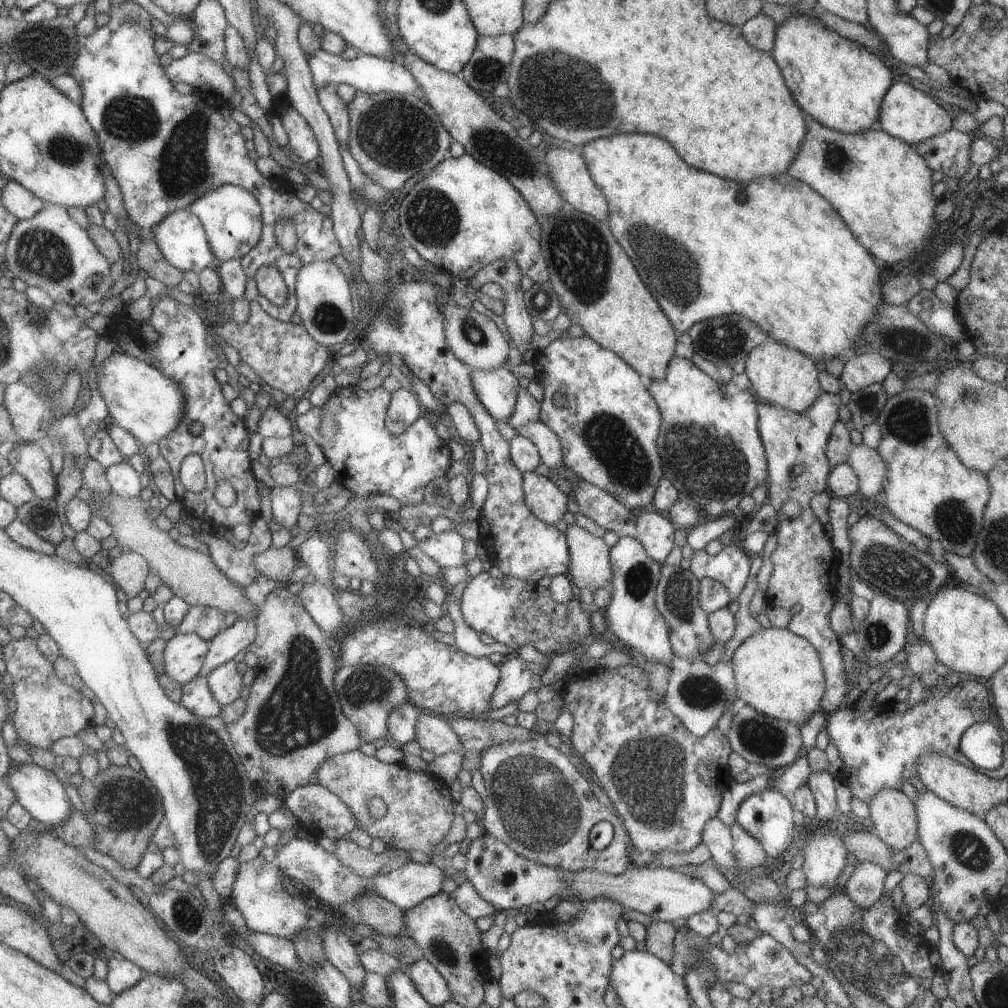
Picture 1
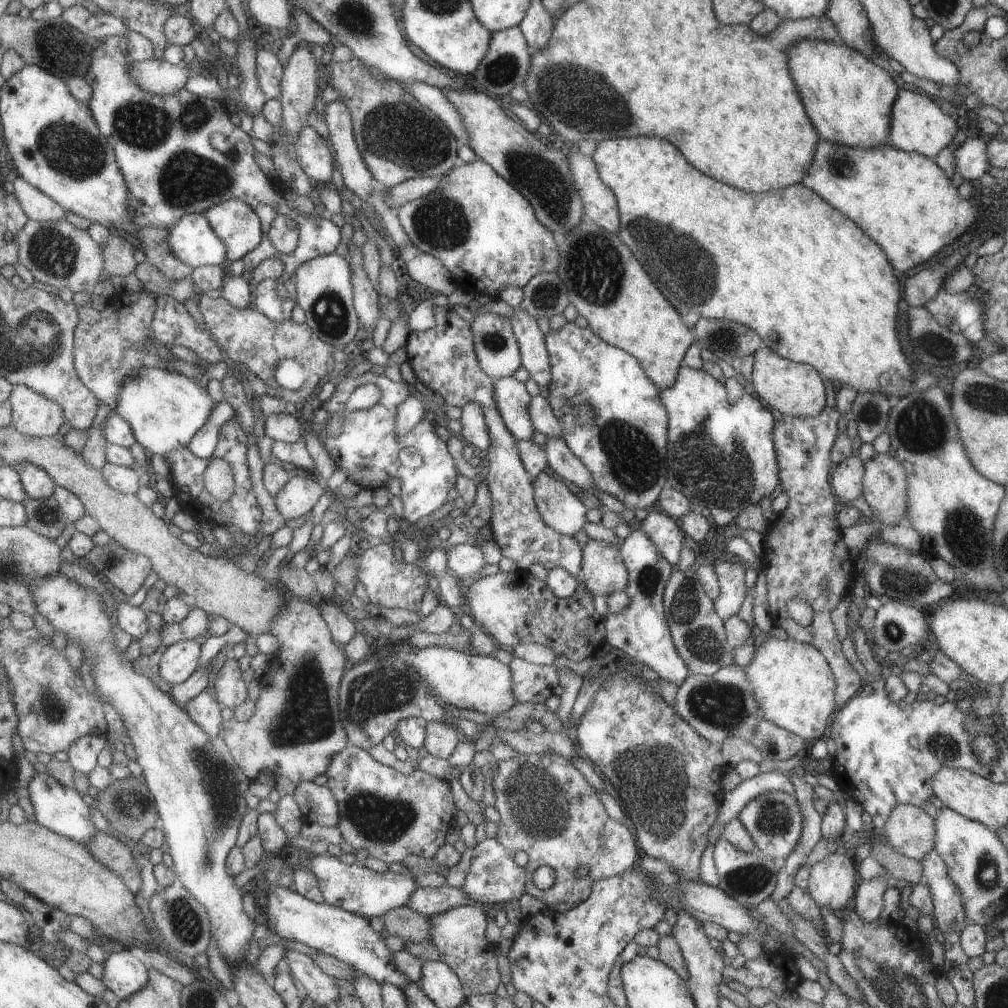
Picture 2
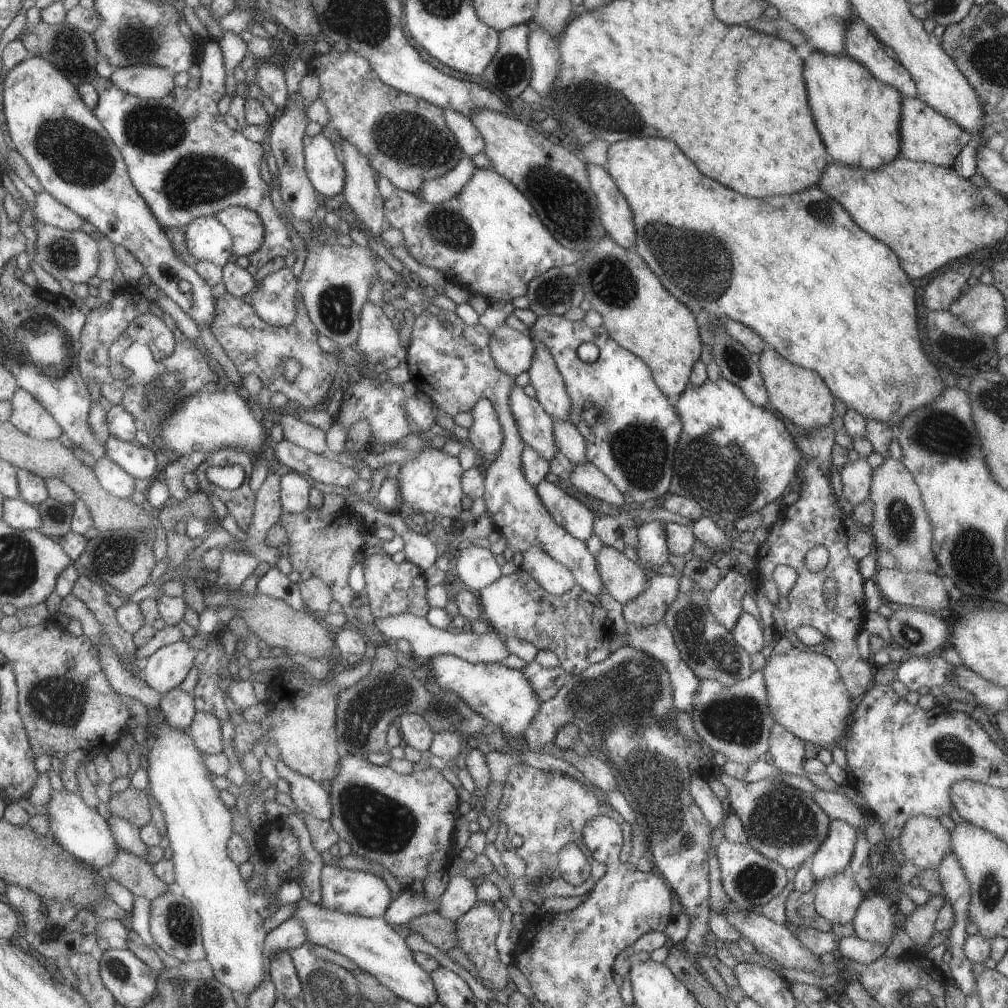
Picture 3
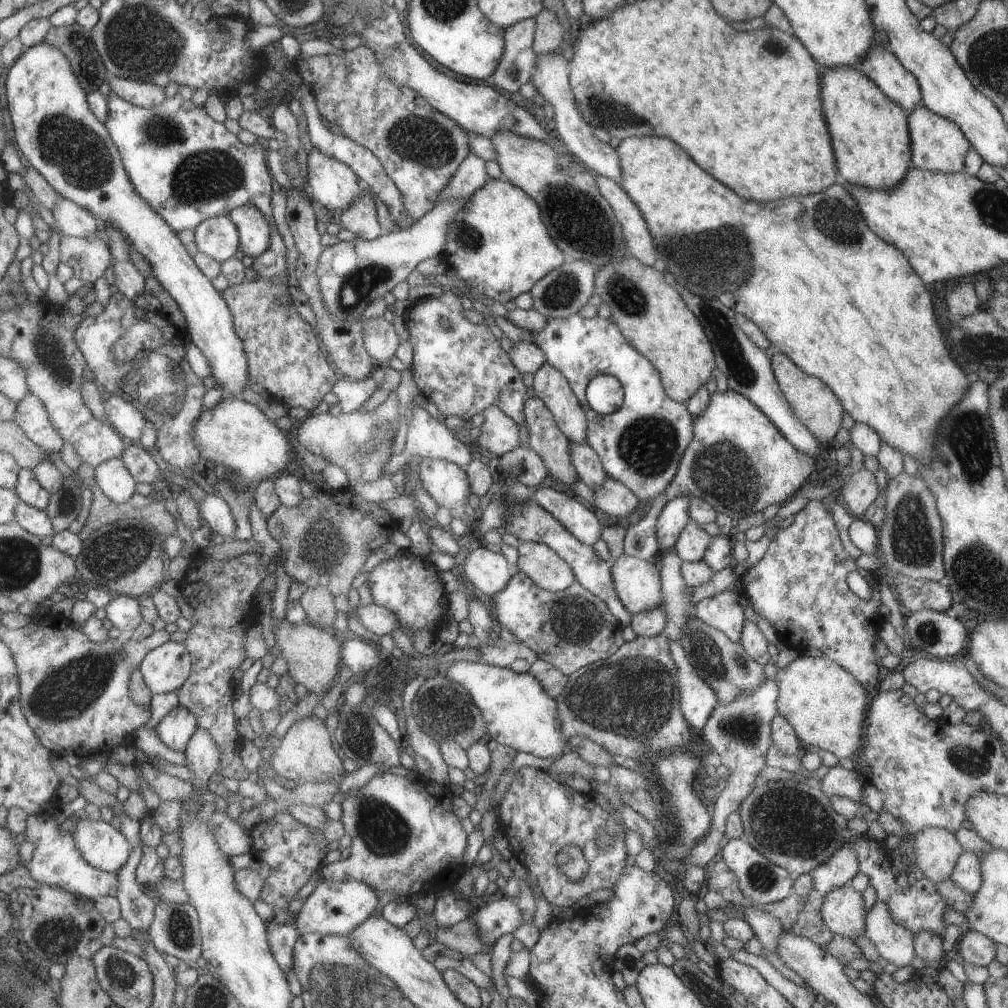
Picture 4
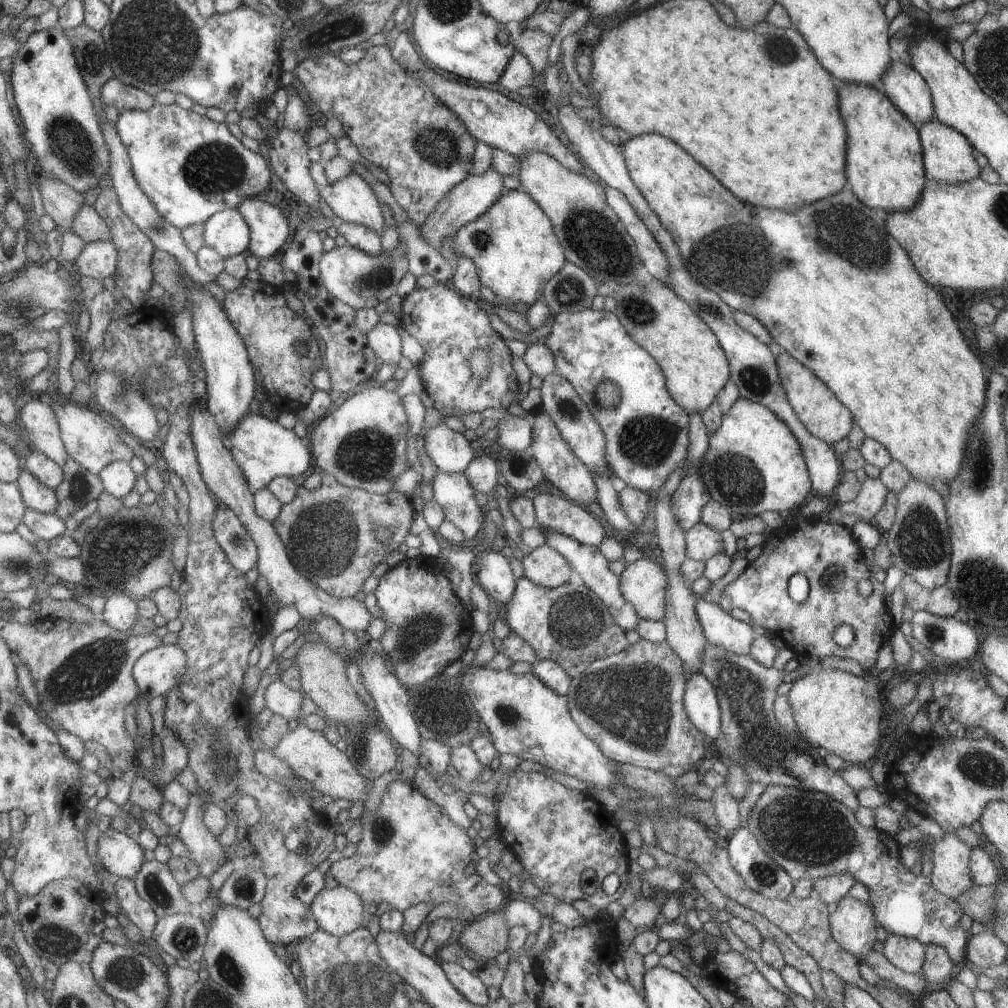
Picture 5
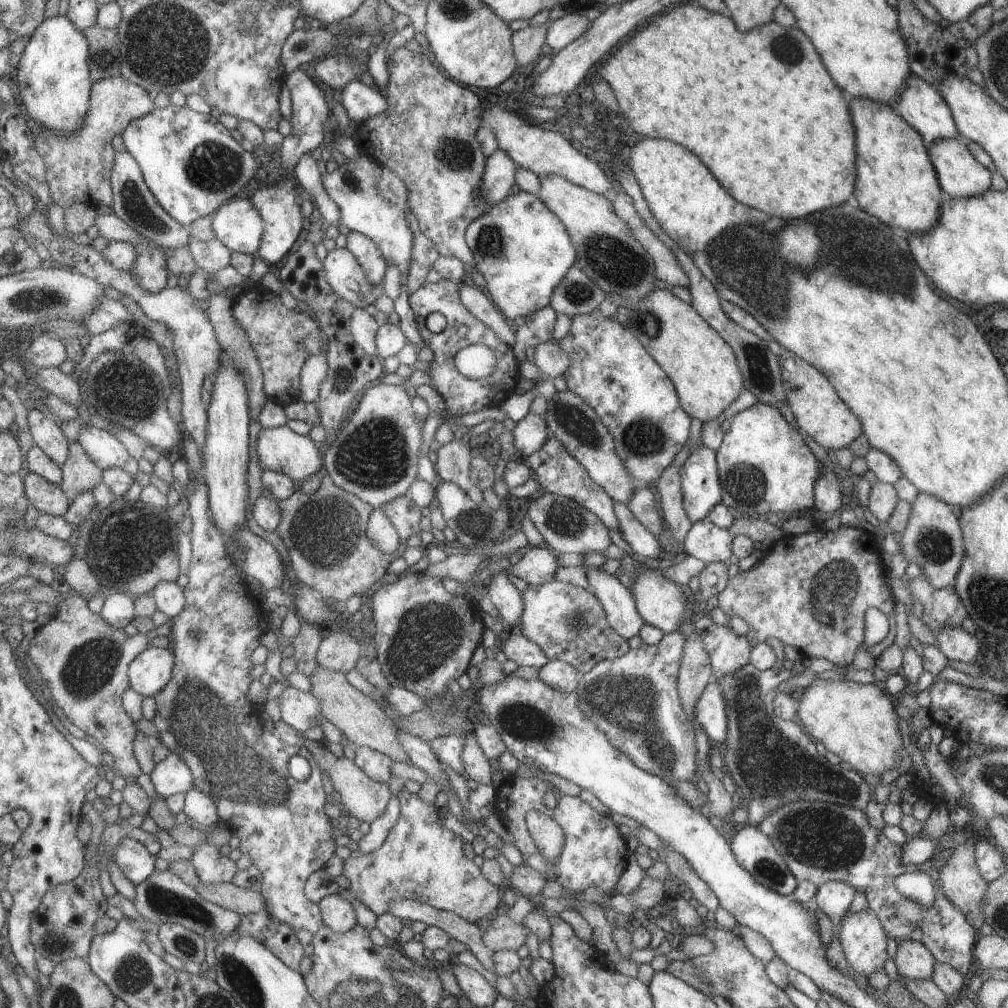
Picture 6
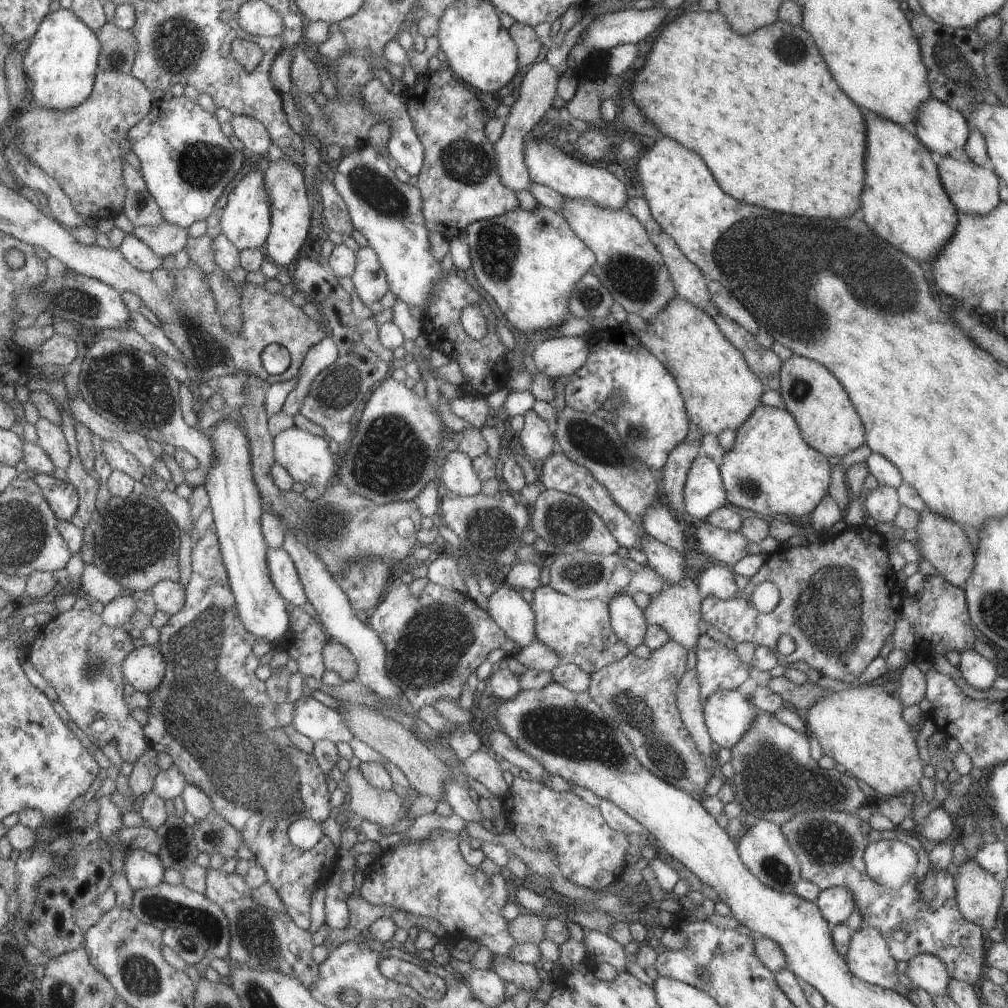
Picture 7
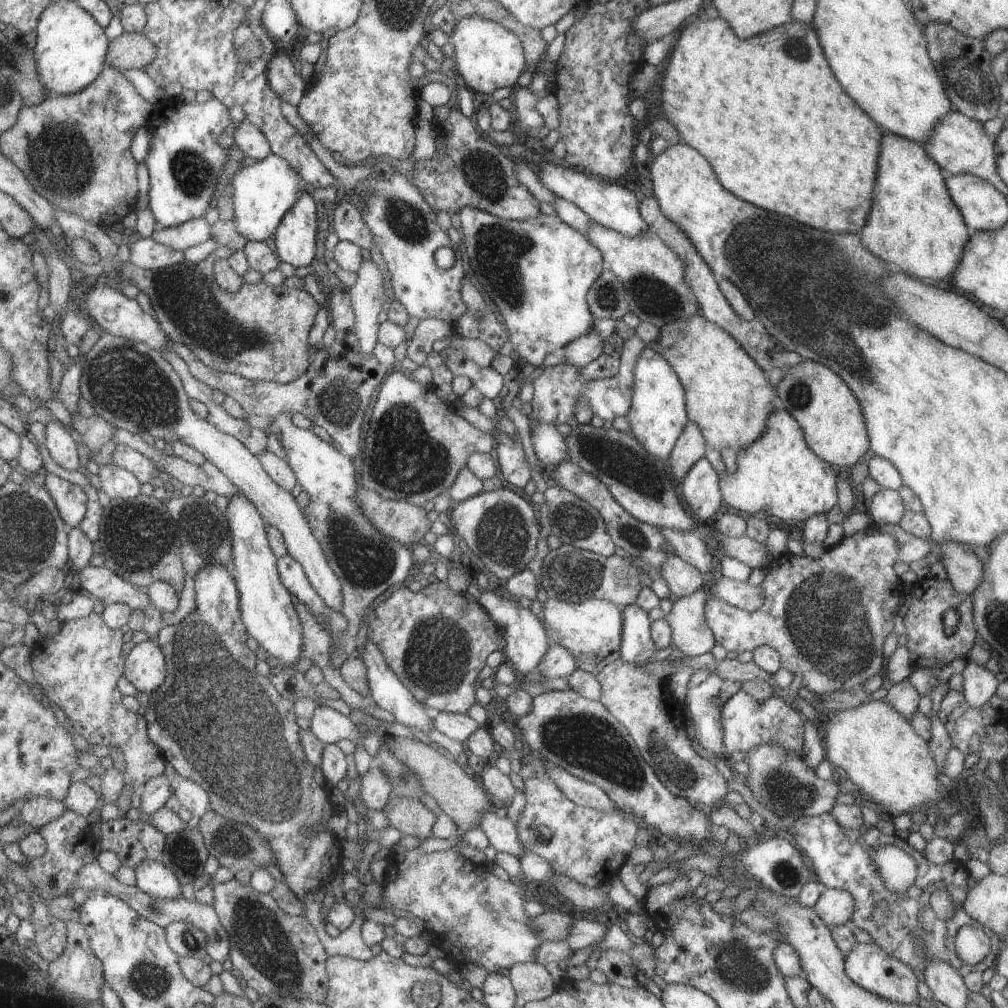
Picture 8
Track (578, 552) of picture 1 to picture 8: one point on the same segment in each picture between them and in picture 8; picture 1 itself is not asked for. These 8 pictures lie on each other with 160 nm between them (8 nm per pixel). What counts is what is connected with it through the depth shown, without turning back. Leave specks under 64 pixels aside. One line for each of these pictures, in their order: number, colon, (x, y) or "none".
2: (602, 570)
3: (621, 578)
4: (636, 581)
5: (642, 582)
6: (659, 601)
7: (676, 609)
8: (690, 634)

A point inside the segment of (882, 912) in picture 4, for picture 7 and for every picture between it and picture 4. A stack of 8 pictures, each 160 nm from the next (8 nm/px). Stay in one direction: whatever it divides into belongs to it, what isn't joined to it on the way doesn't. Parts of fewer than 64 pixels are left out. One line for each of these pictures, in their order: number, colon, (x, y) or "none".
5: (907, 954)
6: (912, 960)
7: (924, 970)

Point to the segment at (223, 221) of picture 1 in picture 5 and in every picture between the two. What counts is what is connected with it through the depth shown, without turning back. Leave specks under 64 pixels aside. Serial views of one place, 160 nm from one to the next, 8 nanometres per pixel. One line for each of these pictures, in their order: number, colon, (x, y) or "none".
2: (233, 221)
3: (245, 227)
4: (253, 229)
5: (268, 229)

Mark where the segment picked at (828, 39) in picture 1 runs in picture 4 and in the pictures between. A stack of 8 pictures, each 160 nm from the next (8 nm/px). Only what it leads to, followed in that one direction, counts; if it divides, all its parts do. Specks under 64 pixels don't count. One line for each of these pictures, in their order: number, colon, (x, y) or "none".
2: (847, 98)
3: (857, 115)
4: (869, 137)

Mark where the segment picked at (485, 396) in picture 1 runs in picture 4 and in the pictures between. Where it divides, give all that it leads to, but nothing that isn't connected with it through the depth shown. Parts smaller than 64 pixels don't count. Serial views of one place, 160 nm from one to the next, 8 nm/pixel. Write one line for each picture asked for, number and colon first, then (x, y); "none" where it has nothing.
2: (510, 399)
3: (534, 425)
4: (545, 439)

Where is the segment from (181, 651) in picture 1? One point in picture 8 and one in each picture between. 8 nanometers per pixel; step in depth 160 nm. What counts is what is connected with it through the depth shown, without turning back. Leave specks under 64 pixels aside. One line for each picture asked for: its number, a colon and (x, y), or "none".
2: (177, 662)
3: (166, 668)
4: (164, 669)
5: (155, 672)
6: (150, 670)
7: (143, 668)
8: (144, 667)

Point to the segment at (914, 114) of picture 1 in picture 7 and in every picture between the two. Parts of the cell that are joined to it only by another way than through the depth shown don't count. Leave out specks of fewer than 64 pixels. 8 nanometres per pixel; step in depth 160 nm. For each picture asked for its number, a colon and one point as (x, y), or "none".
2: (917, 124)
3: (925, 135)
4: (936, 144)
5: (948, 158)
6: (958, 175)
7: (972, 189)

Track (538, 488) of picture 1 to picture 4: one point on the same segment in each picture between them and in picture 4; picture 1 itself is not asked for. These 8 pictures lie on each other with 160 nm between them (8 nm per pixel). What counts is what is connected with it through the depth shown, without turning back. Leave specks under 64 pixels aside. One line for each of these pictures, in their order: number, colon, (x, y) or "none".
2: (559, 509)
3: (569, 514)
4: (573, 514)

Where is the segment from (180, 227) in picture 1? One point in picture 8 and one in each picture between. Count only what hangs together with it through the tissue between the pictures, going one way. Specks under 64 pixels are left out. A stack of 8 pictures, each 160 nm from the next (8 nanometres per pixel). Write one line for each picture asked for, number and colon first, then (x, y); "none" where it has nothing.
2: (191, 240)
3: (206, 239)
4: (217, 237)
5: (225, 232)
6: (236, 225)
7: (245, 219)
8: (262, 191)

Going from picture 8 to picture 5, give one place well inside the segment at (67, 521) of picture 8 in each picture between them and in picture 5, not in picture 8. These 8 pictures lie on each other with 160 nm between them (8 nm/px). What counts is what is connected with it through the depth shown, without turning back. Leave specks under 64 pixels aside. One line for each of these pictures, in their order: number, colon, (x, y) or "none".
5: (35, 495)
6: (46, 497)
7: (61, 496)

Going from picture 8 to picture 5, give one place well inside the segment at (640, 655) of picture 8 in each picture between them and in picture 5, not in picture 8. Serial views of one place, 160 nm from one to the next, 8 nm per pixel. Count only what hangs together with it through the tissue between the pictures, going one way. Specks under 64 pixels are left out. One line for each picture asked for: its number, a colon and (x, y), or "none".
5: (586, 560)
6: (617, 601)
7: (626, 619)

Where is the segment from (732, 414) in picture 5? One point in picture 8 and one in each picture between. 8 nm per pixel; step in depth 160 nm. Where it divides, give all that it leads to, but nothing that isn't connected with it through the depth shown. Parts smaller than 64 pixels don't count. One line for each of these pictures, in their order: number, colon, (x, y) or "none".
6: (764, 467)
7: (770, 469)
8: (777, 474)

